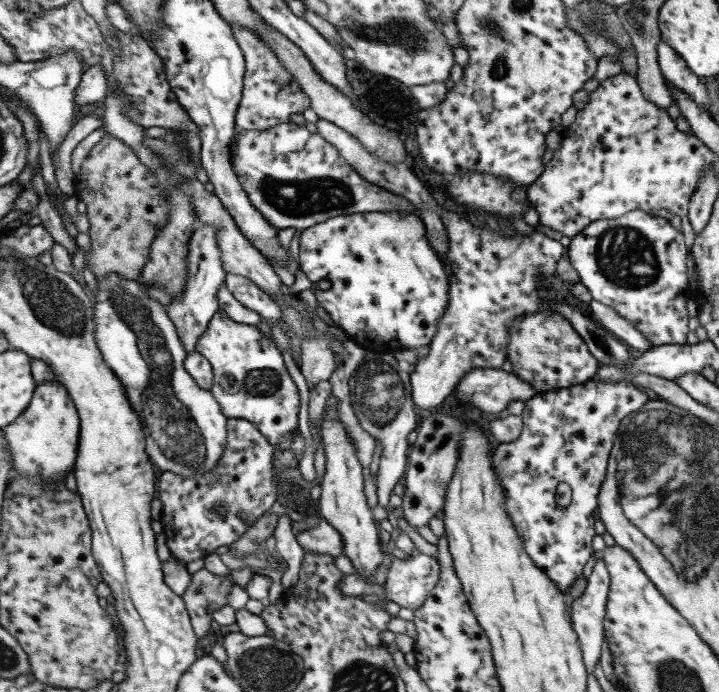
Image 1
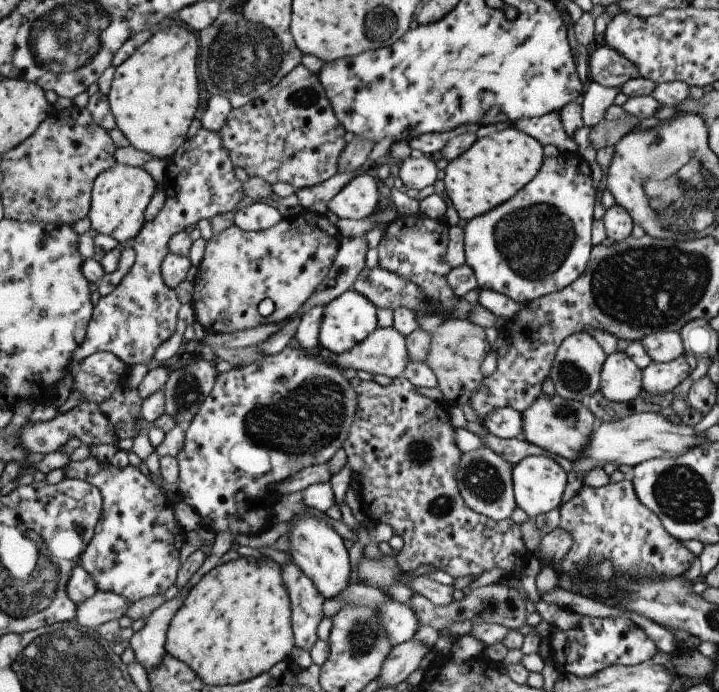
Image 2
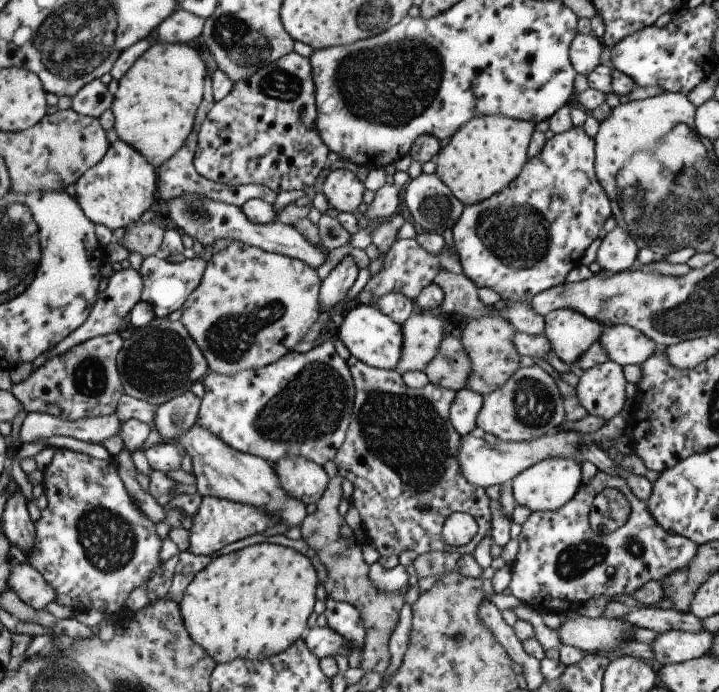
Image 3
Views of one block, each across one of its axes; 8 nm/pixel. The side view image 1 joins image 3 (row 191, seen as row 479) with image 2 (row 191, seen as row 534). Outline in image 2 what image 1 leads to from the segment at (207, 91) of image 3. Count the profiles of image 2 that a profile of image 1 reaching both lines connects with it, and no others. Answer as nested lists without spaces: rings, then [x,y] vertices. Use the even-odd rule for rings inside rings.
[[[200,127],[195,132],[195,136],[186,138],[166,163],[161,183],[163,194],[165,194],[163,207],[149,222],[144,222],[139,234],[130,242],[135,253],[135,262],[131,265],[129,272],[107,296],[101,296],[97,304],[92,307],[92,316],[87,324],[85,338],[73,350],[71,362],[67,366],[68,371],[73,364],[79,364],[80,361],[87,358],[87,355],[99,351],[111,352],[118,356],[127,367],[132,364],[150,365],[155,348],[175,332],[176,314],[181,306],[175,292],[163,282],[160,274],[161,261],[168,253],[169,238],[173,234],[183,231],[190,224],[196,224],[199,220],[209,219],[211,216],[219,216],[219,214],[233,210],[239,204],[239,200],[243,200],[243,188],[234,176],[233,166],[227,152],[221,146],[221,138],[217,132],[207,131]]]

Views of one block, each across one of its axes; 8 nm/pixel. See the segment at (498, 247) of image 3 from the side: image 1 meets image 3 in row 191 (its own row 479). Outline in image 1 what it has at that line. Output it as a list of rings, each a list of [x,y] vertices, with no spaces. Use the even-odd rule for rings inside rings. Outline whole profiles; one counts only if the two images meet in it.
[[[589,380],[585,383],[578,385],[568,386],[567,388],[555,389],[553,391],[545,391],[544,393],[535,394],[524,402],[523,410],[523,426],[521,434],[517,436],[517,440],[513,442],[499,443],[498,446],[491,452],[491,465],[493,469],[497,471],[497,477],[501,482],[501,487],[505,494],[505,509],[508,518],[514,525],[515,531],[523,541],[523,547],[525,553],[531,558],[531,561],[541,571],[543,571],[547,577],[559,587],[559,591],[562,593],[569,590],[570,586],[575,582],[575,579],[581,575],[583,565],[587,563],[587,560],[591,557],[594,552],[591,547],[591,539],[594,536],[594,515],[596,511],[596,495],[599,491],[599,486],[605,477],[605,471],[607,468],[607,461],[609,460],[609,451],[613,444],[613,437],[615,436],[616,430],[618,429],[619,423],[622,418],[639,410],[643,404],[649,399],[649,396],[645,395],[643,391],[639,391],[635,385],[629,384],[628,382],[601,382],[601,380]],[[557,484],[567,484],[571,488],[571,500],[567,506],[558,506],[556,499]]]

